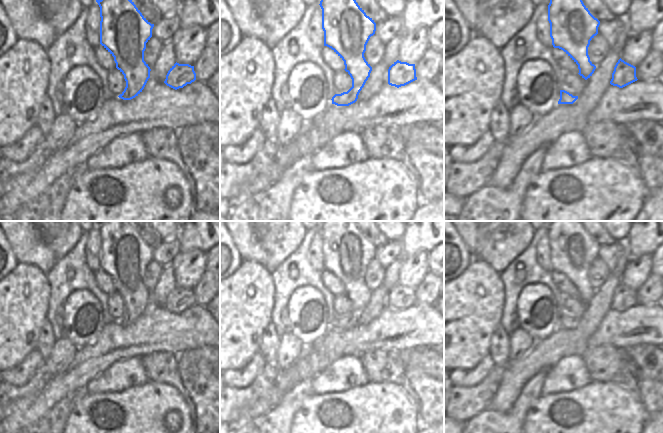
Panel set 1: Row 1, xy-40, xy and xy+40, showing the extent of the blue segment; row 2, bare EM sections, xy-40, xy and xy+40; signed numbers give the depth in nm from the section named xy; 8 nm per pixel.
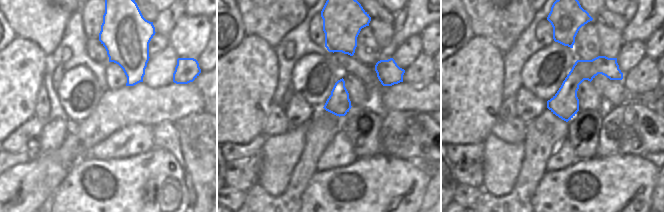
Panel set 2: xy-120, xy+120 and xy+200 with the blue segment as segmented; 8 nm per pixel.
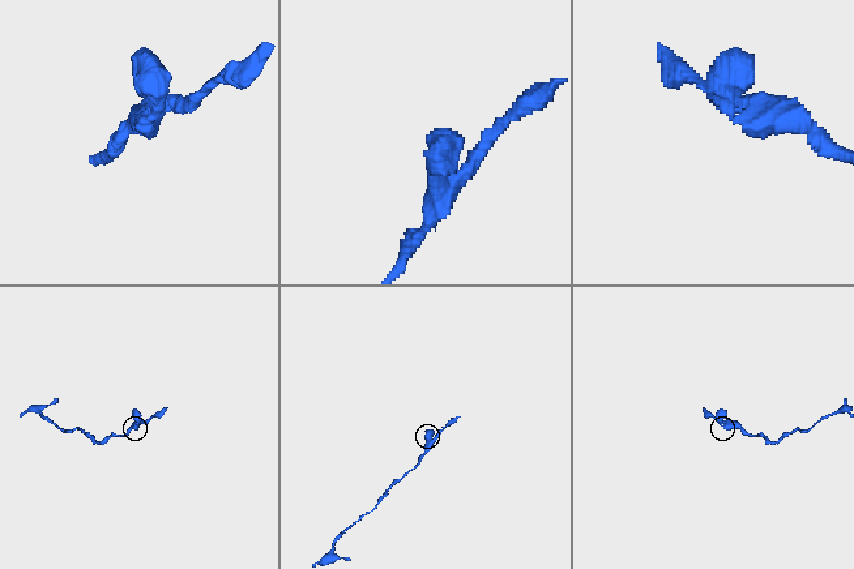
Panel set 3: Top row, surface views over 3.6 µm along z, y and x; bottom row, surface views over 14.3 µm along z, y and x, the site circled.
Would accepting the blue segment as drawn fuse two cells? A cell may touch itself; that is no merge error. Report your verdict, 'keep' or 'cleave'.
keep

